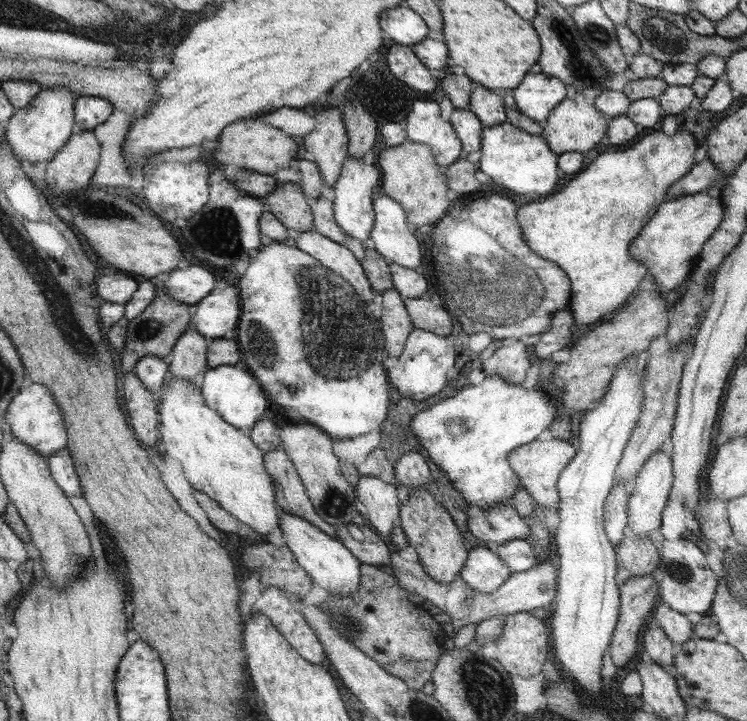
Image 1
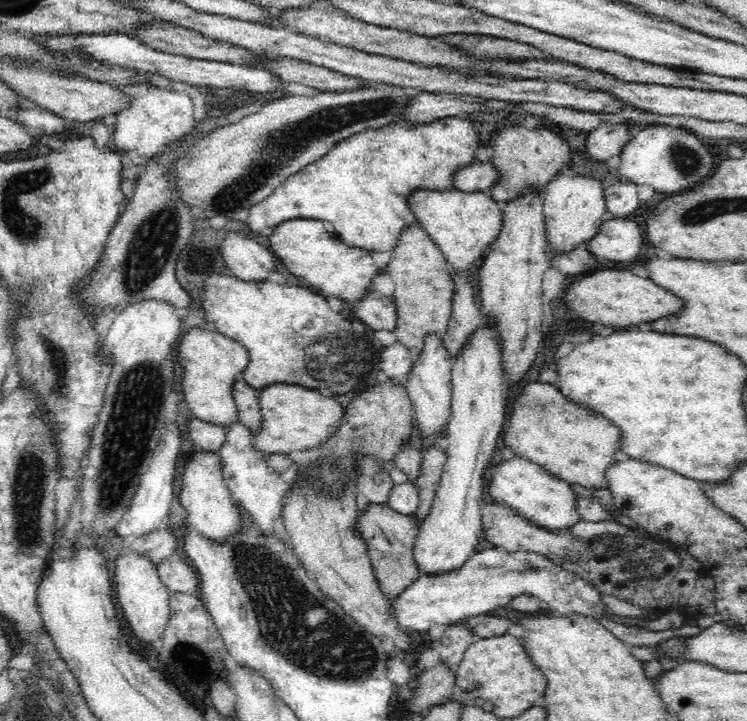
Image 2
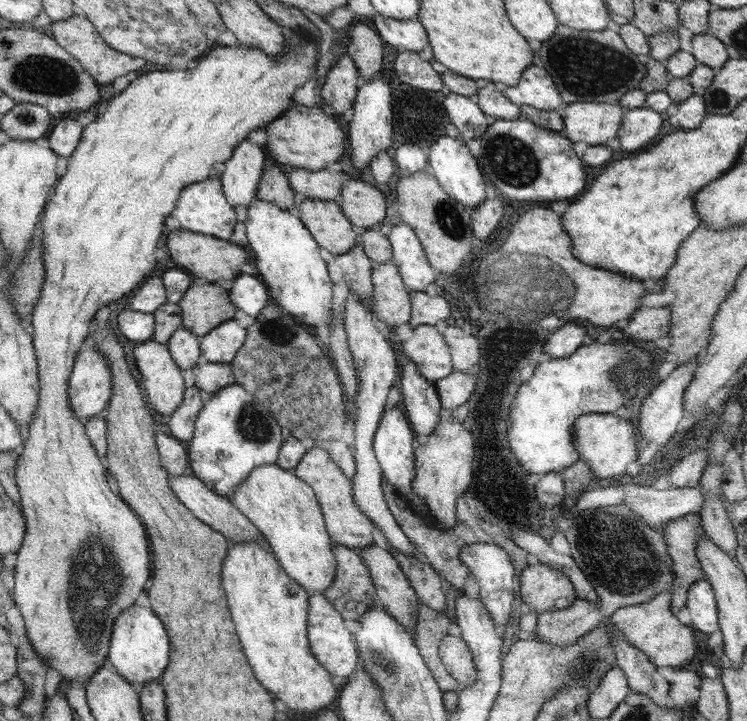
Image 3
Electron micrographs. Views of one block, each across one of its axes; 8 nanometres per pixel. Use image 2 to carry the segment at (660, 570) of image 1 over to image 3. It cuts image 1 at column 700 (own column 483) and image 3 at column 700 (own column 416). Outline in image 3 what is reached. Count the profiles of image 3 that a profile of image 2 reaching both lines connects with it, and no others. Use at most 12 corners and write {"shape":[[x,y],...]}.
{"shape":[[712,584],[690,588],[685,604],[692,627],[707,635],[720,629]]}

